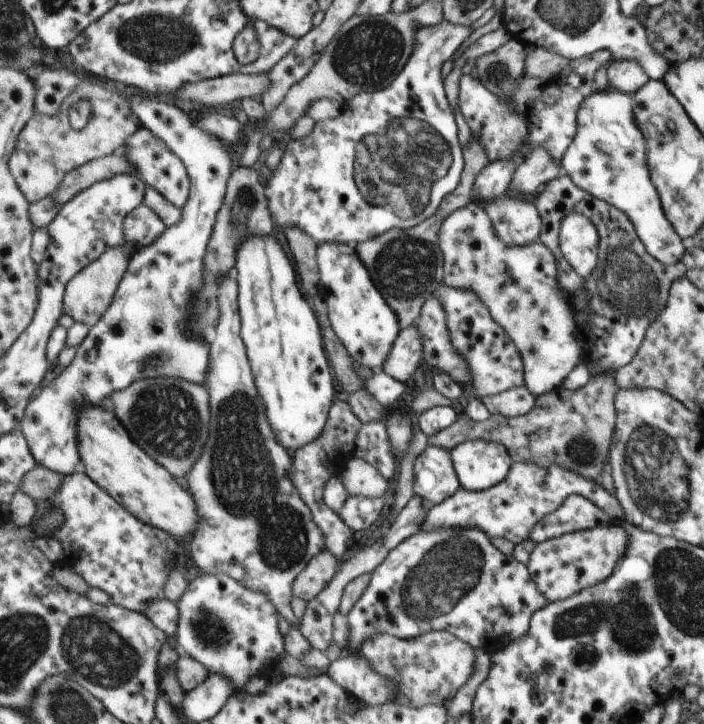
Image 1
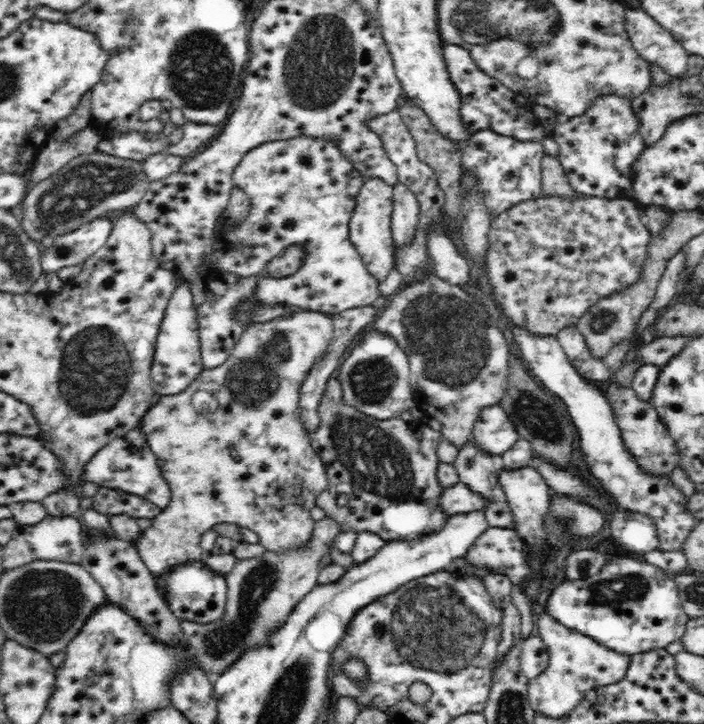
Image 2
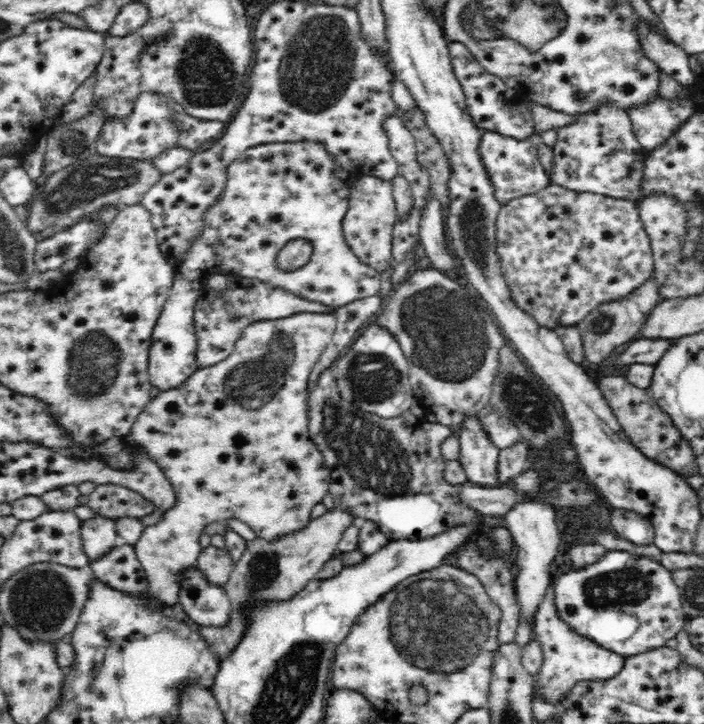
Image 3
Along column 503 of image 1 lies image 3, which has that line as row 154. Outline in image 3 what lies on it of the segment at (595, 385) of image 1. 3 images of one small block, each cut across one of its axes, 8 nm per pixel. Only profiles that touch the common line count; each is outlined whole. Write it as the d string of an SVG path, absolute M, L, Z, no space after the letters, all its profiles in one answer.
M418 106L408 112L398 109L397 116L402 119L404 126L414 138L417 161L427 171L433 194L442 205L445 205L448 201L447 180L451 173L451 164L446 158L442 145L432 135L424 113Z

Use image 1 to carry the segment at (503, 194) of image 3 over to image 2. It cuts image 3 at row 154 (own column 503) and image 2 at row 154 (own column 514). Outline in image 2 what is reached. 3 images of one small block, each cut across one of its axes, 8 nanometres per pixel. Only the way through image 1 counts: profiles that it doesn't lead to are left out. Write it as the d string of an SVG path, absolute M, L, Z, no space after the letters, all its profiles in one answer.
M486 129L473 133L470 144L464 148L464 154L460 157L465 169L472 169L477 173L486 208L489 208L489 212L495 217L522 200L532 200L542 195L541 172L544 154L543 142L518 141Z

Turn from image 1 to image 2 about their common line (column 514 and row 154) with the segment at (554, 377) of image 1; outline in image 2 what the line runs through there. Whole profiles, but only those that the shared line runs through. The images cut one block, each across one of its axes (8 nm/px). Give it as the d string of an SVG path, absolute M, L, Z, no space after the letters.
M300 136L300 138L294 138L294 140L288 140L288 142L268 142L268 144L260 144L256 148L250 149L245 155L242 160L236 165L236 168L233 169L232 172L232 184L233 188L240 188L244 193L246 193L247 196L247 202L248 202L248 208L247 208L247 216L244 217L244 224L240 226L240 228L232 228L232 234L228 234L228 240L232 242L232 244L220 244L220 224L216 227L216 240L212 240L212 246L213 242L216 242L216 250L214 250L214 254L208 258L208 260L216 260L216 264L218 266L226 266L225 270L229 270L231 273L238 274L238 276L241 277L251 277L251 276L260 276L261 272L264 271L264 268L266 268L266 264L274 258L274 256L278 256L282 250L286 250L288 246L294 246L294 244L298 244L298 246L302 246L304 250L306 250L306 260L304 260L304 264L300 266L300 270L296 272L296 274L292 274L292 276L286 276L286 278L268 278L268 276L260 276L260 280L258 280L257 288L255 290L255 293L253 296L255 296L256 304L258 305L265 305L265 306L277 306L278 304L285 304L286 306L290 306L290 308L300 308L300 310L316 310L316 312L324 312L324 314L338 314L340 312L344 312L344 310L348 308L362 308L362 306L368 306L368 304L372 304L374 300L379 296L379 290L378 287L380 286L380 281L377 280L377 277L372 276L368 269L365 267L364 261L362 260L362 257L358 254L358 251L356 250L356 247L354 247L354 244L350 242L349 236L348 236L348 224L350 224L350 216L352 216L352 212L354 212L354 206L355 206L355 197L358 196L358 190L362 188L362 184L366 178L362 175L358 174L356 170L354 170L354 165L346 159L346 156L343 156L338 150L338 147L334 143L331 143L331 140L320 140L320 138L308 138L308 136Z

